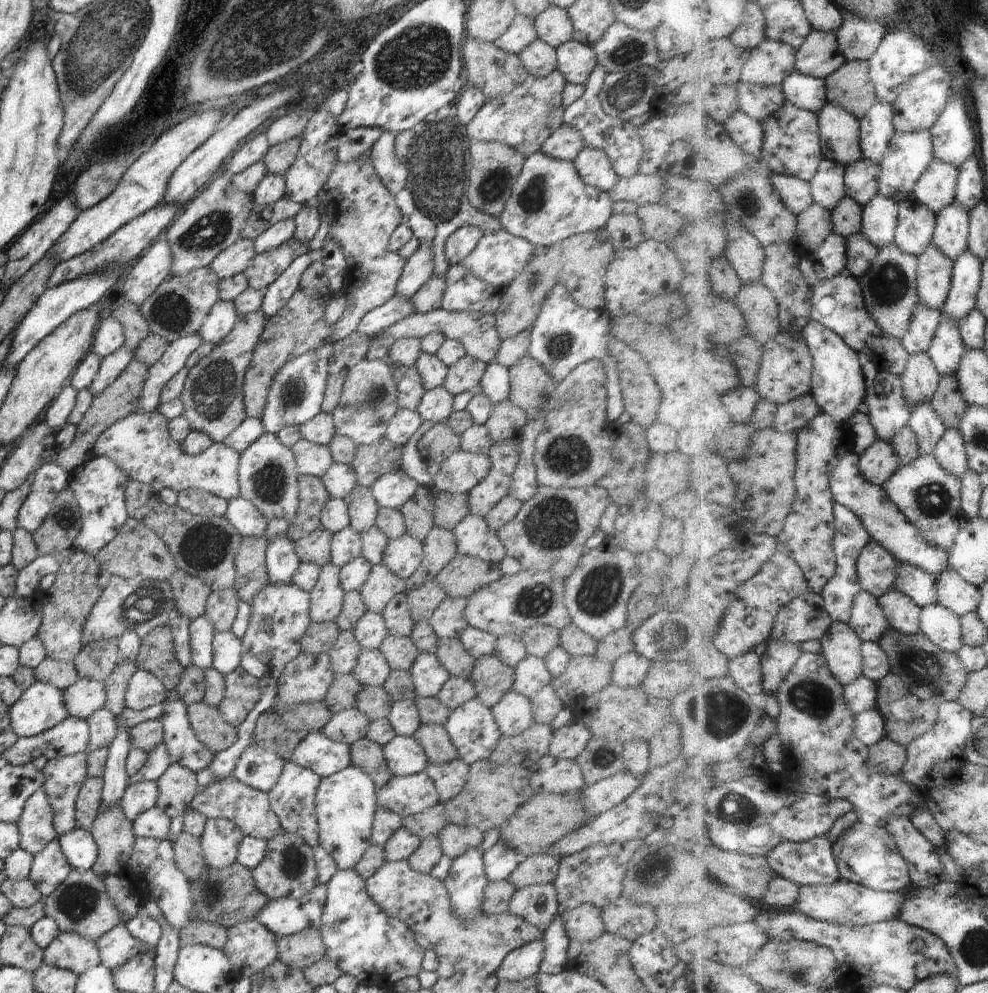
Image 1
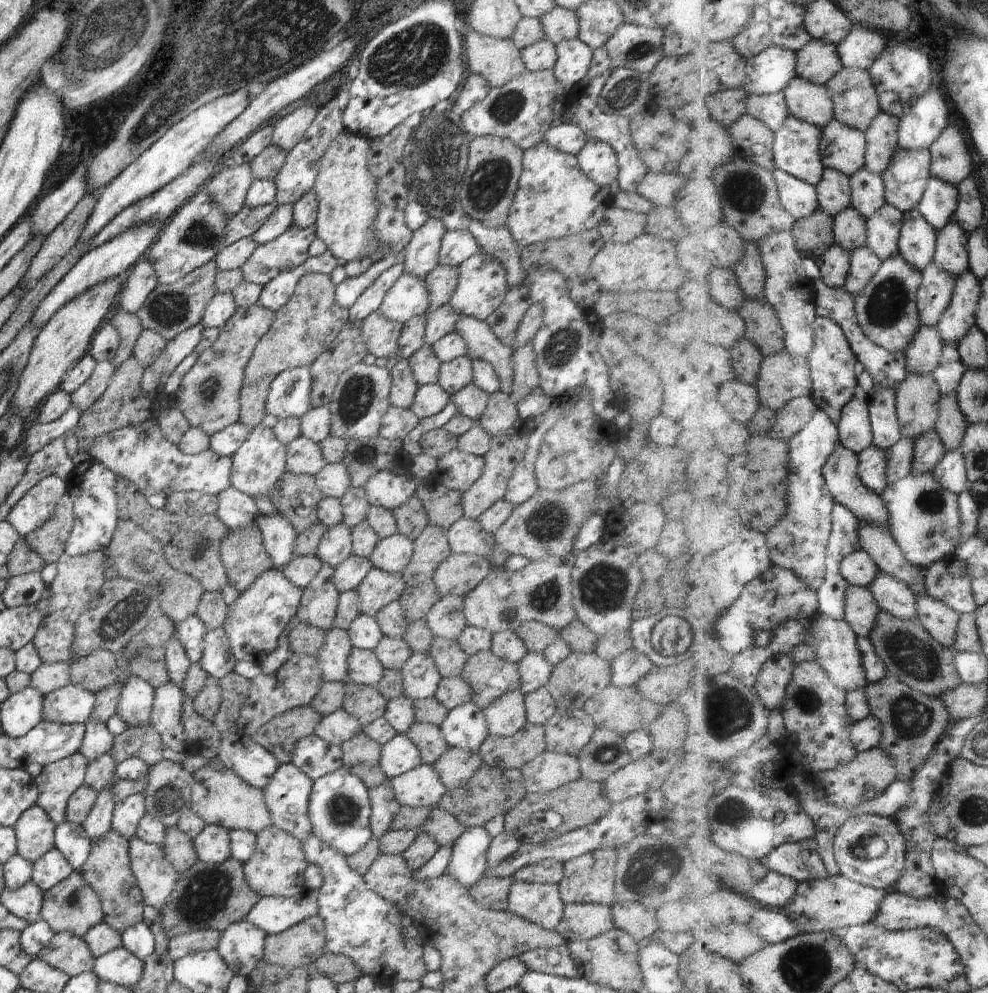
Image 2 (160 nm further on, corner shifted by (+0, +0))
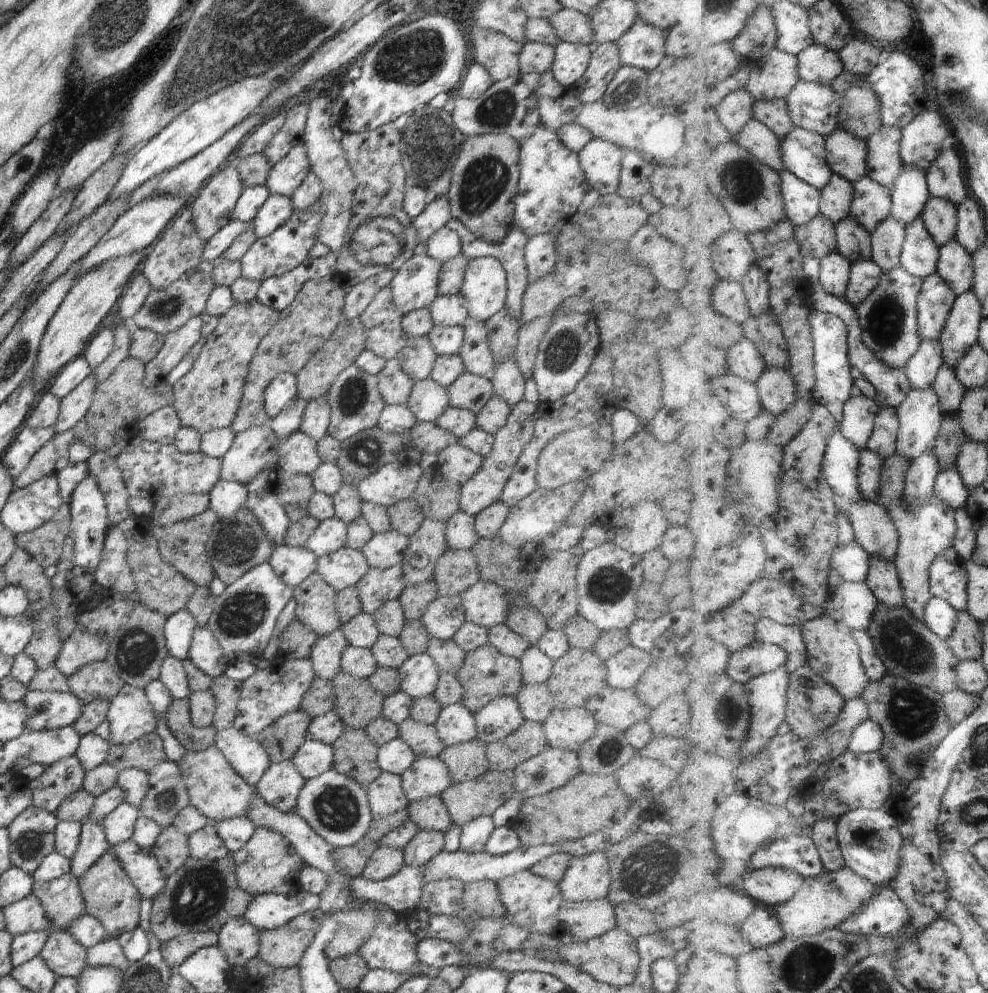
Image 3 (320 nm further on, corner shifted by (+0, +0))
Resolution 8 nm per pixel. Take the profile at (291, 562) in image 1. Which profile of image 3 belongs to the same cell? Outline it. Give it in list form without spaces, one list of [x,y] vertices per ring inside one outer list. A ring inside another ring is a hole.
[[[265,488],[256,494],[249,494],[245,507],[256,516],[256,520],[260,522],[260,526],[272,544],[282,546],[286,530],[290,528],[291,522],[284,508],[276,502],[276,496]]]

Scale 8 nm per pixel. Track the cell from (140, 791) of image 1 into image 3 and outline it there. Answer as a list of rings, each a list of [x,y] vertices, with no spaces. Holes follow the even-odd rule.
[[[122,803],[102,821],[106,840],[110,845],[122,844],[132,839],[136,820],[141,816],[139,807]]]

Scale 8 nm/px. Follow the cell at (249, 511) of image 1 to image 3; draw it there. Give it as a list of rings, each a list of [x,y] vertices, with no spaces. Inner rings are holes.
[[[220,479],[209,496],[209,508],[219,519],[228,520],[234,518],[245,507],[249,493],[242,484]]]

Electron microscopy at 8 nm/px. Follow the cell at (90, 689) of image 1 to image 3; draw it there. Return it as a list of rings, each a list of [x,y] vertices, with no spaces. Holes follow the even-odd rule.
[[[27,691],[23,698],[26,704],[26,731],[57,730],[71,726],[81,718],[84,704],[72,692]]]

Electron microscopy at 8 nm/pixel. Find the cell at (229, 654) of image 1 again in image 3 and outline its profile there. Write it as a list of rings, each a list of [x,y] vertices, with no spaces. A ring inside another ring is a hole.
[[[200,626],[192,632],[188,659],[212,679],[224,675],[231,664],[210,628]]]

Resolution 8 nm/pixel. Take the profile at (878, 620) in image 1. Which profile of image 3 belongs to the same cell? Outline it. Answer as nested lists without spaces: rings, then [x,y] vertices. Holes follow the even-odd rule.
[[[844,582],[838,594],[828,602],[828,614],[850,628],[870,628],[874,612],[878,608],[878,596],[868,584]]]

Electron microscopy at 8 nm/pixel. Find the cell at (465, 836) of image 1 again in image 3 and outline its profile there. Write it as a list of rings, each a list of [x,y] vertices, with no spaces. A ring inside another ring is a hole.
[[[439,797],[411,802],[408,814],[410,814],[409,820],[414,822],[419,830],[432,830],[444,834],[454,826],[447,808]]]

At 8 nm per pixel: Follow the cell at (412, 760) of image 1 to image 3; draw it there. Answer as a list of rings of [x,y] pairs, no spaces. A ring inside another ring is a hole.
[[[400,738],[378,747],[377,762],[383,772],[401,776],[417,760],[412,748]]]

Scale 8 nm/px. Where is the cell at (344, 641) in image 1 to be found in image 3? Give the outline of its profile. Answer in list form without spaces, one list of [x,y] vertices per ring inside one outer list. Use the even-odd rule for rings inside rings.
[[[341,628],[327,636],[318,637],[309,656],[316,677],[332,681],[342,671],[342,654],[349,646]]]

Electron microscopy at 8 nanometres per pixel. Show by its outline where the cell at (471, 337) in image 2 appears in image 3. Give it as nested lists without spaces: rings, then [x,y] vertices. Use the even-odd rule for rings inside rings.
[[[514,359],[495,364],[495,372],[490,382],[494,393],[511,408],[523,401],[526,381]]]

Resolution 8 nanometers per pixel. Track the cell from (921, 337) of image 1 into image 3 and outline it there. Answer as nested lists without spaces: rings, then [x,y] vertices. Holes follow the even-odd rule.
[[[938,340],[924,342],[922,352],[918,352],[918,356],[914,356],[914,360],[910,360],[908,364],[912,384],[918,388],[934,388],[942,366],[944,366],[944,356],[942,356],[941,342]]]

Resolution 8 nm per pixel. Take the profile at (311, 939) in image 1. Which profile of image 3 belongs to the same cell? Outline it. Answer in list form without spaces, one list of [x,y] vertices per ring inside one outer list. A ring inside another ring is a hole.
[[[318,908],[294,918],[282,928],[260,931],[258,957],[273,968],[298,967],[324,918]]]

